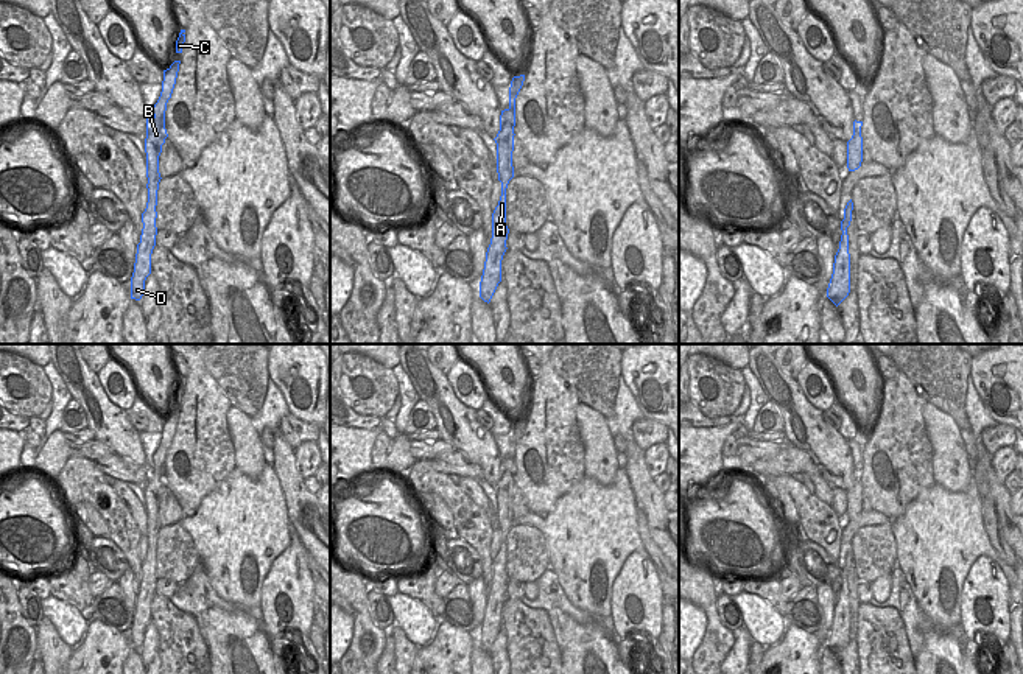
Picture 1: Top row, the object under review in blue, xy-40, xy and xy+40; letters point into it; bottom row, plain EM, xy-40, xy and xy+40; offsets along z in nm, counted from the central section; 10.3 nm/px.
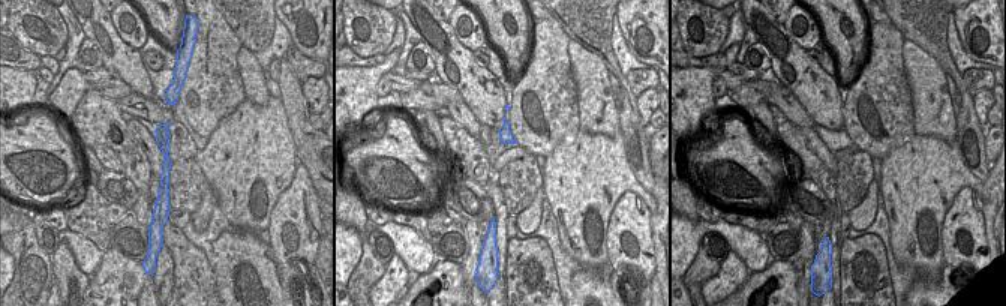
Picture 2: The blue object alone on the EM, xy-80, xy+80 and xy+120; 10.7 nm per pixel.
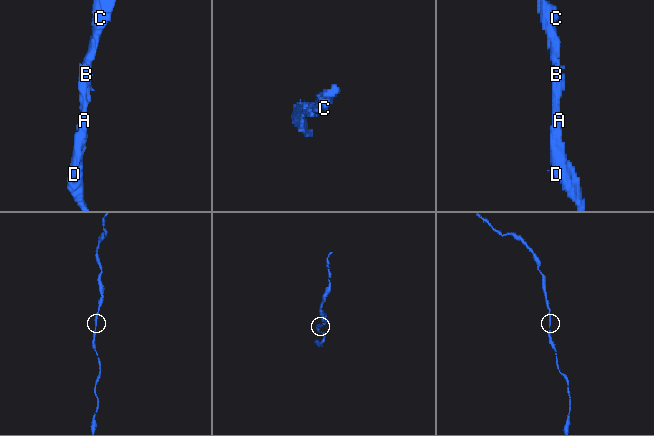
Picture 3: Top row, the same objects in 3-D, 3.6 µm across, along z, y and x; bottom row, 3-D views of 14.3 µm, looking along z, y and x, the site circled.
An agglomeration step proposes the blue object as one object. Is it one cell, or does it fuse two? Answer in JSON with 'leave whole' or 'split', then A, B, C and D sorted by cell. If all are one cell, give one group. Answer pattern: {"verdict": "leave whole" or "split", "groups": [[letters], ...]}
{"verdict": "leave whole", "groups": [["A", "B", "C", "D"]]}

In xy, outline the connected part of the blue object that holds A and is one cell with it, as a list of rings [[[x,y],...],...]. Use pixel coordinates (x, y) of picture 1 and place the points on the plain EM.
[[[525,423],[514,425],[509,436],[509,456],[501,459],[500,479],[494,487],[497,492],[497,521],[501,531],[501,545],[492,562],[492,587],[486,601],[484,618],[480,630],[480,646],[490,651],[501,630],[501,609],[506,601],[509,577],[506,574],[506,537],[514,526],[512,500],[515,475],[515,447],[523,434]]]

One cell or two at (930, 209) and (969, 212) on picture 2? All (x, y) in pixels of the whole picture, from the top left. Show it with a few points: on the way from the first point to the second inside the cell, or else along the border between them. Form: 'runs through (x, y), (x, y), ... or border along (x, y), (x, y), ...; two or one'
border along (970, 186), (954, 198), (940, 245); two

